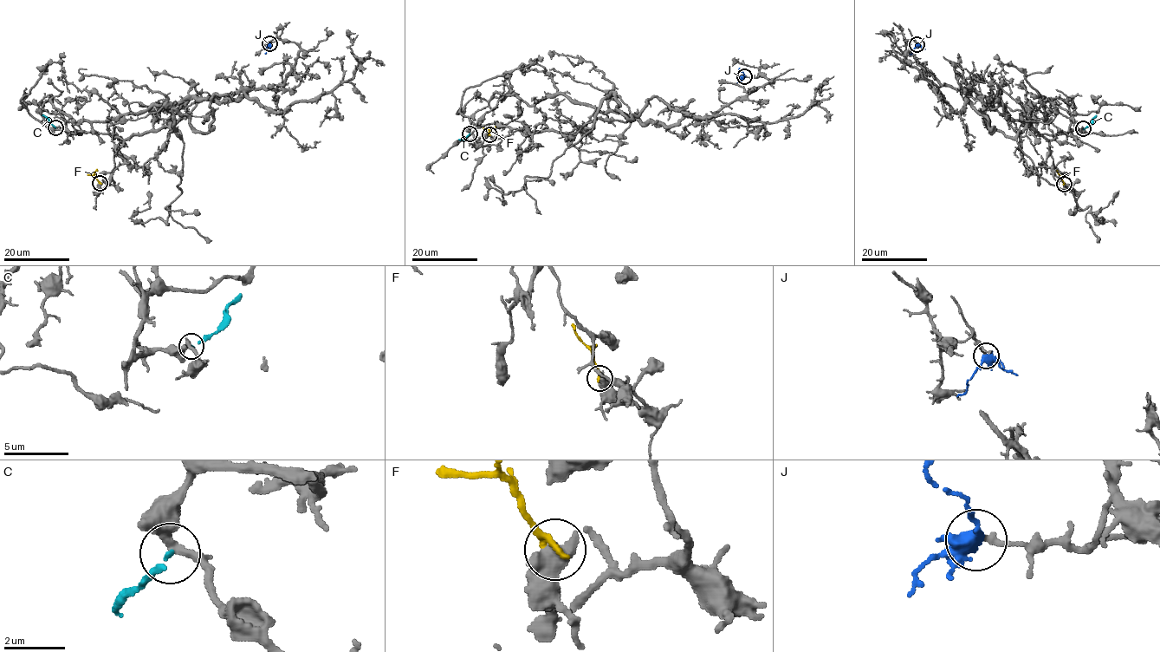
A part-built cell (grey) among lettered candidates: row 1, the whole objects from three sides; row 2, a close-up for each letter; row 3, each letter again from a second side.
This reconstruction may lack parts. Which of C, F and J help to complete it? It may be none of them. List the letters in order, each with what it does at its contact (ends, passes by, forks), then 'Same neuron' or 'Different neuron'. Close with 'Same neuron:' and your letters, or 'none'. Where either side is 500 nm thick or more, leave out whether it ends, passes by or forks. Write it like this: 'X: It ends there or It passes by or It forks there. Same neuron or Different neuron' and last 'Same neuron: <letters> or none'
C: It ends there. Different neuron
F: Different neuron
J: It forks there. Different neuron
Same neuron: none

